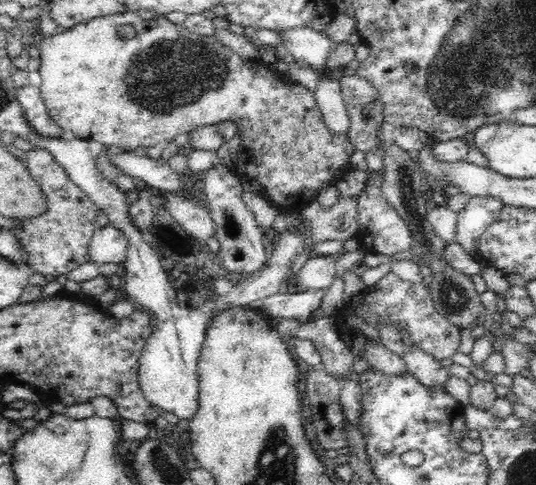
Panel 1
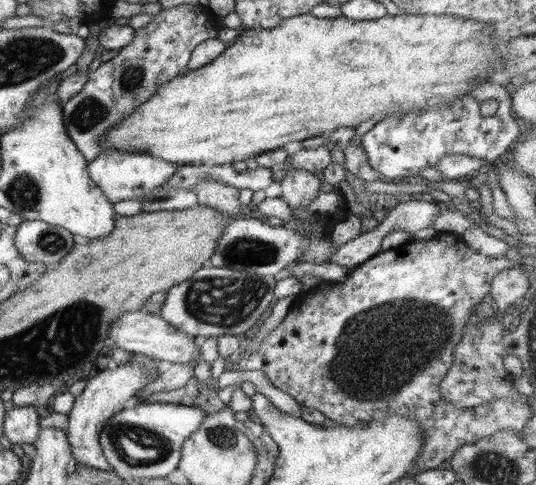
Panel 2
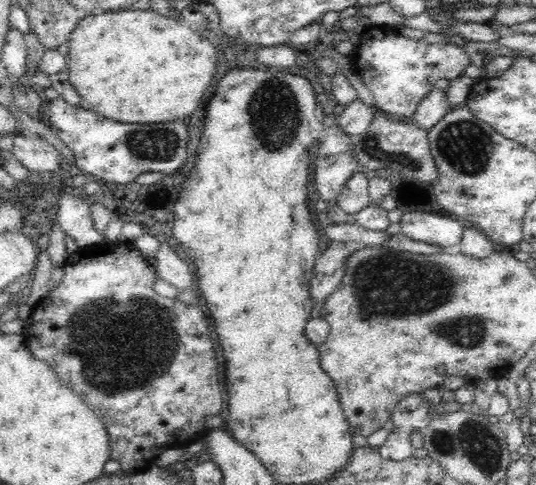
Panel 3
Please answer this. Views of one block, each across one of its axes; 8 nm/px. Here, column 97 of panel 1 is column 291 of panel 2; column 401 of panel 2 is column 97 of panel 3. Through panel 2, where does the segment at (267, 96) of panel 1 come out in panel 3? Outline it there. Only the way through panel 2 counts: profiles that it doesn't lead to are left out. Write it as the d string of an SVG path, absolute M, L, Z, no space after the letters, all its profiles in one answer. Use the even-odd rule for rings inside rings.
M124 9L111 12L97 12L97 14L88 15L86 18L83 18L78 23L78 26L70 33L69 42L66 46L69 47L69 53L67 57L65 57L69 81L77 90L83 103L85 103L90 110L97 113L98 117L120 123L165 123L170 122L170 120L182 120L182 118L190 116L190 114L200 106L200 100L202 100L204 92L208 90L208 86L212 84L212 78L218 68L219 48L214 46L210 40L206 39L206 37L193 26L184 23L184 21L162 16L152 10Z

